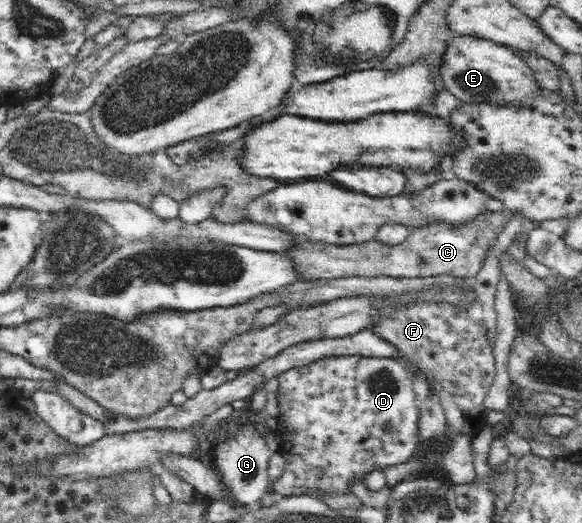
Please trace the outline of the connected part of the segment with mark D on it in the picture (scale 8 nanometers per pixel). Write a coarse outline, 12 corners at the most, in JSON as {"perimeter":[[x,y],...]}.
{"perimeter":[[396,359],[277,375],[270,492],[350,494],[418,456]]}

